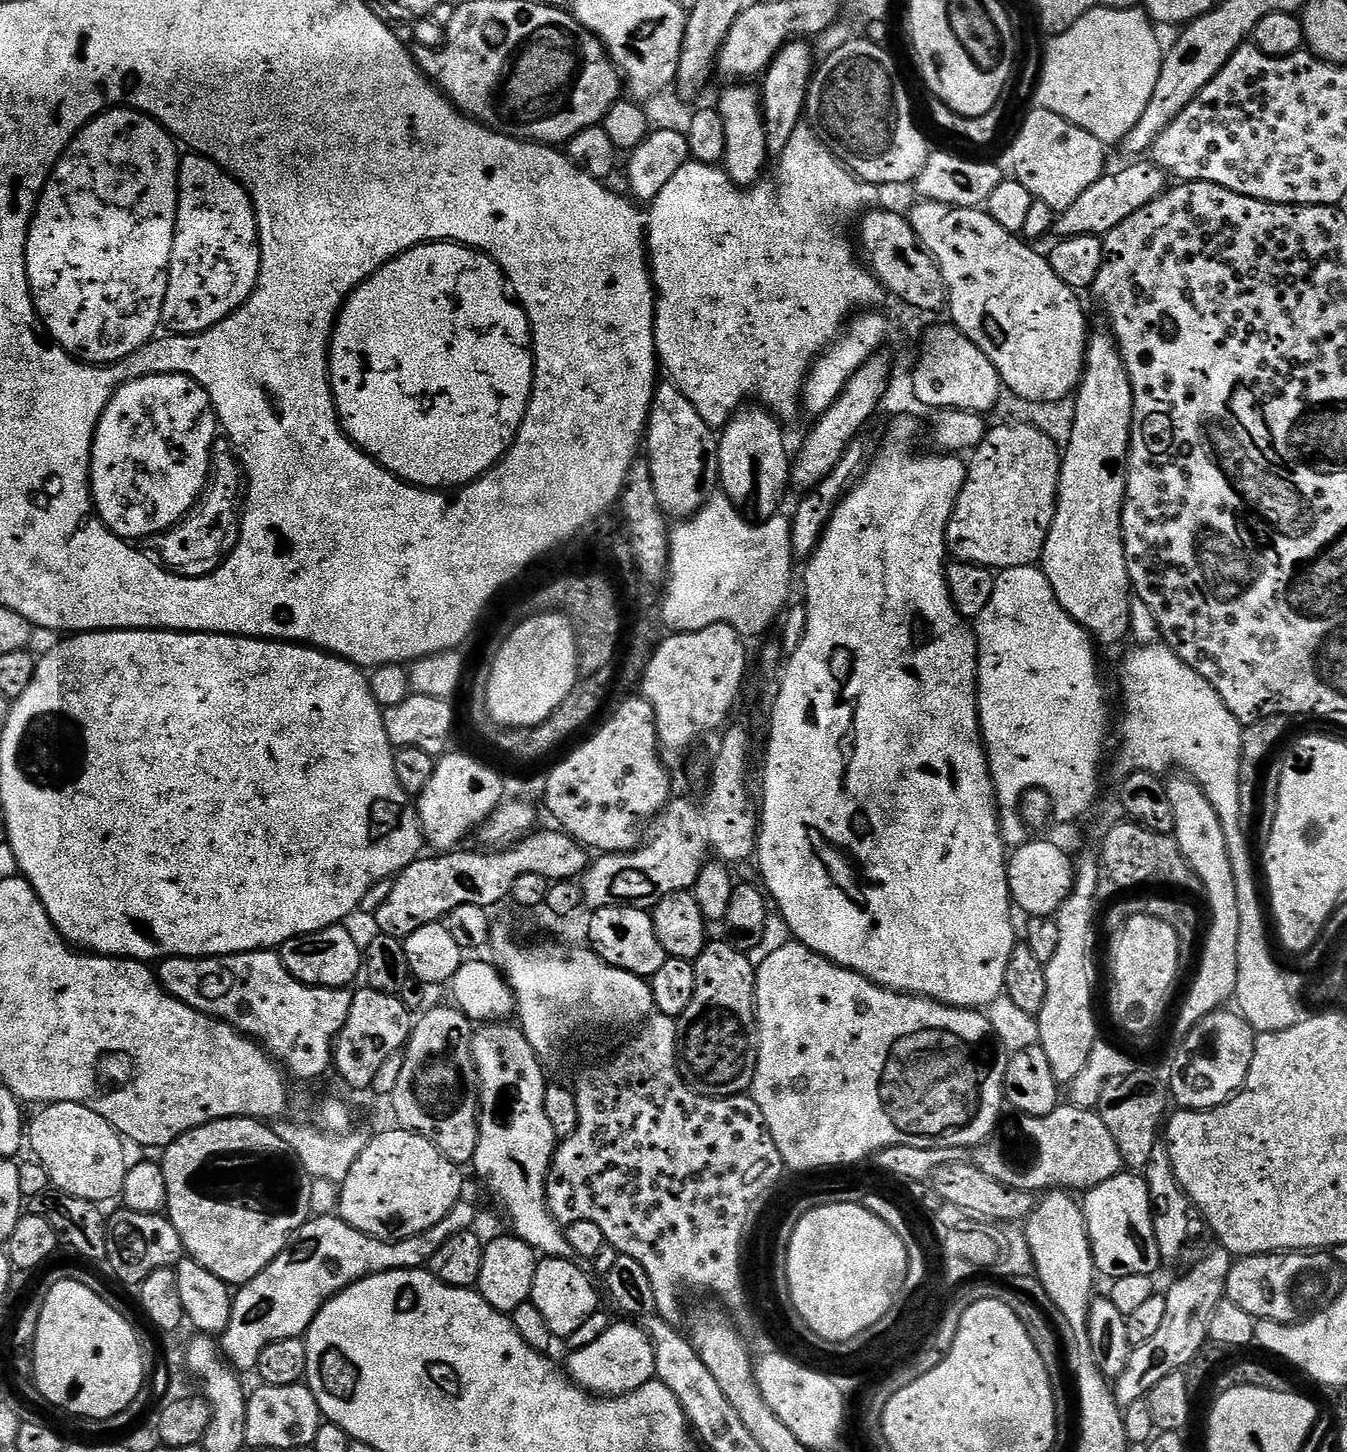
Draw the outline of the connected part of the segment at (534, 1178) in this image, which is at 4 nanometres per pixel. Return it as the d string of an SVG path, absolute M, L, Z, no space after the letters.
M508 1022L485 1023L475 1029L472 1038L472 1053L480 1079L480 1137L471 1167L476 1168L477 1174L496 1195L497 1202L504 1207L504 1212L512 1223L511 1231L519 1240L529 1244L533 1252L541 1257L575 1261L577 1257L570 1242L566 1242L564 1228L560 1221L553 1218L548 1208L548 1171L556 1152L558 1137L554 1134L554 1126L550 1126L550 1118L546 1118L545 1065L524 1037L523 1031L516 1026L511 1028L510 1025L512 1024Z

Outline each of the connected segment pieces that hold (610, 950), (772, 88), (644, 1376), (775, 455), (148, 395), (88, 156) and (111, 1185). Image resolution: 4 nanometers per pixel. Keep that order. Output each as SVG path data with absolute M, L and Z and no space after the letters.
M640 906L597 908L591 916L587 943L607 964L645 978L651 978L658 974L658 970L662 970L662 962L668 960L669 954L662 946L662 942L658 942L658 934L654 934L651 911Z
M797 38L772 59L772 65L762 77L762 83L758 91L762 97L764 110L764 125L766 126L766 146L769 157L779 158L782 150L786 150L786 142L794 135L794 130L802 127L805 119L810 89L808 83L813 83L814 73L818 67L818 61L812 57L812 48L807 39Z
M609 1323L598 1342L590 1342L590 1346L582 1346L571 1353L566 1371L579 1388L598 1396L625 1396L653 1380L656 1363L652 1340L640 1329L639 1323L624 1323L628 1324Z
M763 406L756 408L741 407L740 411L724 425L719 433L720 449L718 450L718 470L720 471L719 487L745 517L756 522L771 520L781 511L780 503L790 489L790 452L784 445L784 432L781 421Z
M153 374L127 380L110 398L92 443L92 502L100 521L115 536L129 542L140 542L136 540L175 528L192 511L204 490L216 432L218 436L216 409L208 391L197 380L182 374Z
M117 106L103 112L101 116L89 122L69 144L63 157L56 163L48 185L45 186L40 200L36 204L36 213L32 215L32 225L28 227L26 242L26 270L32 287L32 301L36 313L44 323L44 330L65 348L71 356L83 360L85 364L111 366L120 363L130 354L147 344L161 331L164 318L164 299L168 289L168 268L172 265L172 247L176 237L176 207L180 197L180 161L181 153L176 153L178 144L175 139L156 120L137 112L134 108Z
M74 1102L50 1104L39 1109L26 1128L31 1155L46 1170L51 1187L74 1198L105 1202L121 1195L130 1159L124 1153L125 1141L106 1118Z

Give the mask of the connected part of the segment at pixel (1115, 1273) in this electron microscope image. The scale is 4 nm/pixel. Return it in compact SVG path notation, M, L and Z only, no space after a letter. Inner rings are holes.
M1121 1171L1119 1176L1087 1189L1083 1196L1084 1225L1088 1227L1097 1273L1101 1277L1108 1276L1109 1281L1126 1278L1129 1274L1156 1276L1162 1261L1154 1232L1152 1199L1143 1175Z

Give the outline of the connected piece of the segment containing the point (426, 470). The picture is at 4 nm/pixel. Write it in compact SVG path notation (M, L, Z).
M433 242L430 244L419 244L417 248L411 248L396 256L390 262L386 262L381 268L369 278L364 280L358 287L349 294L347 302L340 310L340 317L336 319L336 328L332 331L332 346L330 349L330 375L332 378L332 397L336 399L336 413L340 416L340 424L344 427L344 433L356 443L366 455L377 460L388 472L392 472L399 480L405 480L407 484L414 484L417 488L430 488L433 490L455 490L463 488L464 485L472 483L473 480L479 480L484 473L491 468L495 468L504 455L511 448L512 443L516 441L516 435L520 432L520 427L524 421L524 415L528 409L528 403L532 400L532 373L534 371L534 349L532 347L532 325L528 322L528 316L524 309L510 295L509 285L506 283L506 277L495 260L478 248L467 248L464 244L454 244L451 242Z

